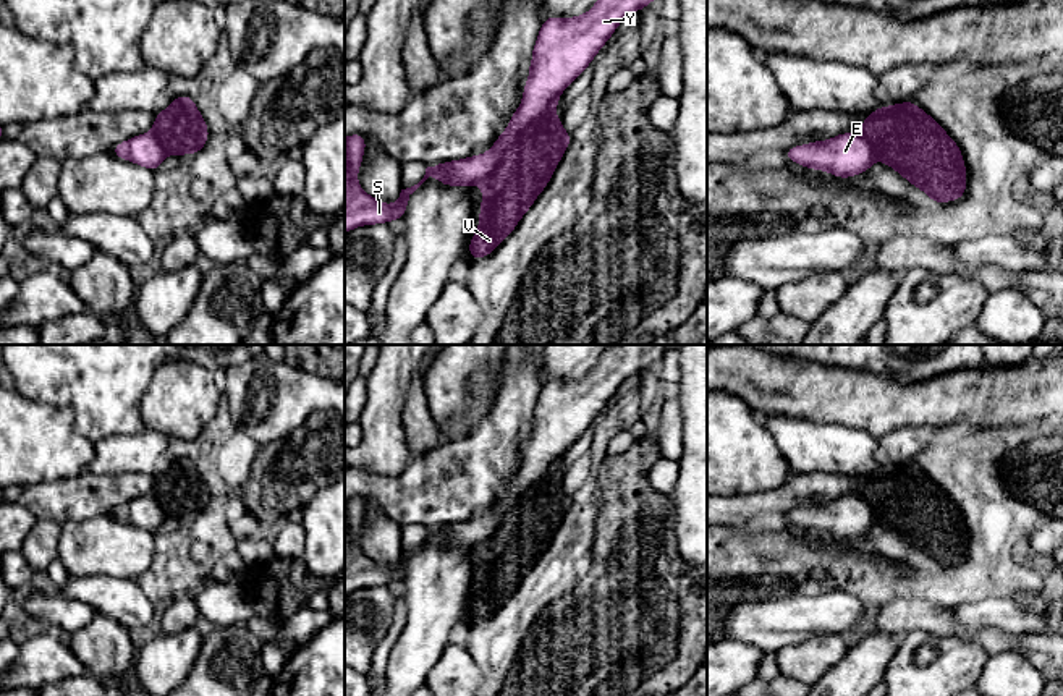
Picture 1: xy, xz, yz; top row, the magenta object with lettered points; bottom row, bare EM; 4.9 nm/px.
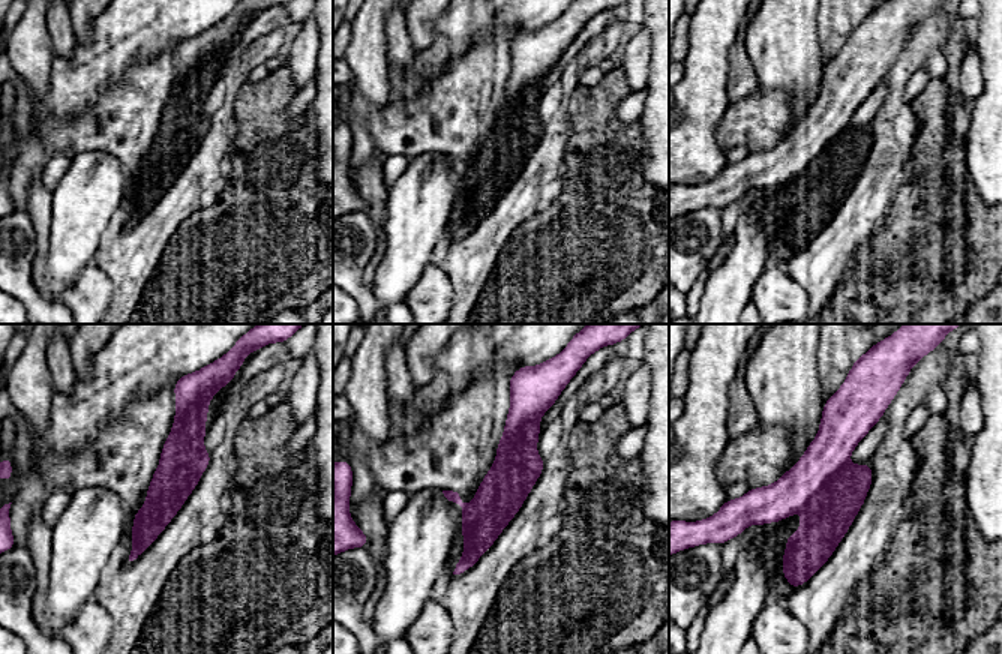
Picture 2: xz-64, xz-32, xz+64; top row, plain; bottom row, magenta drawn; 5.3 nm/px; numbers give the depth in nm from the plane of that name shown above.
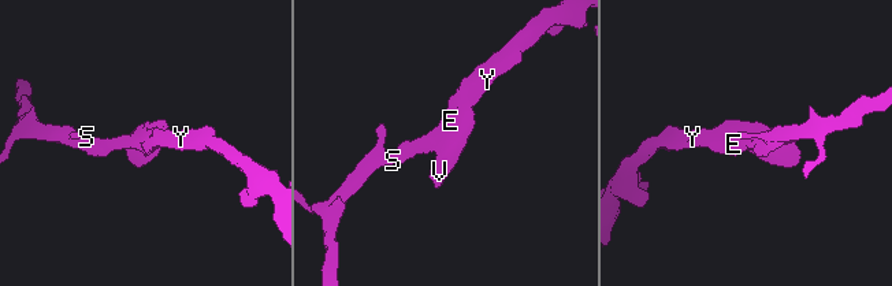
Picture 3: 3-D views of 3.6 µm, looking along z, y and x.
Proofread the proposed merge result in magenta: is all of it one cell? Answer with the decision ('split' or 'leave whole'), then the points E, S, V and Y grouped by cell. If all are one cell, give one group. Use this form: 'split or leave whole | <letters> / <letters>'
split | E S Y / V

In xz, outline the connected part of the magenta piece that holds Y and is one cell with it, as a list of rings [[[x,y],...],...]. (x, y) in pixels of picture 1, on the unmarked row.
[[[613,345],[587,376],[574,380],[545,380],[532,411],[523,463],[495,507],[485,516],[427,529],[424,541],[401,552],[392,568],[369,558],[358,545],[366,499],[354,495],[345,500],[345,596],[362,588],[401,583],[411,557],[429,539],[435,539],[445,549],[482,549],[506,511],[591,427],[620,385],[678,348],[680,345]]]

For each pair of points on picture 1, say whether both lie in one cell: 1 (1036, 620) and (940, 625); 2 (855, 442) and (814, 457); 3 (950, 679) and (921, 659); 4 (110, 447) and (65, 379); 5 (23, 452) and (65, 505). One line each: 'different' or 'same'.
1: different
2: same
3: same
4: different
5: different

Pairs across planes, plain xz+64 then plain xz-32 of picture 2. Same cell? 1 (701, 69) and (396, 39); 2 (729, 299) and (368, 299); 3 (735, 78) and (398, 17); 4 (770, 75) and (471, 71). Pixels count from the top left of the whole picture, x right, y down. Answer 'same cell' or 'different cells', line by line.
1: different cells
2: different cells
3: same cell
4: different cells

